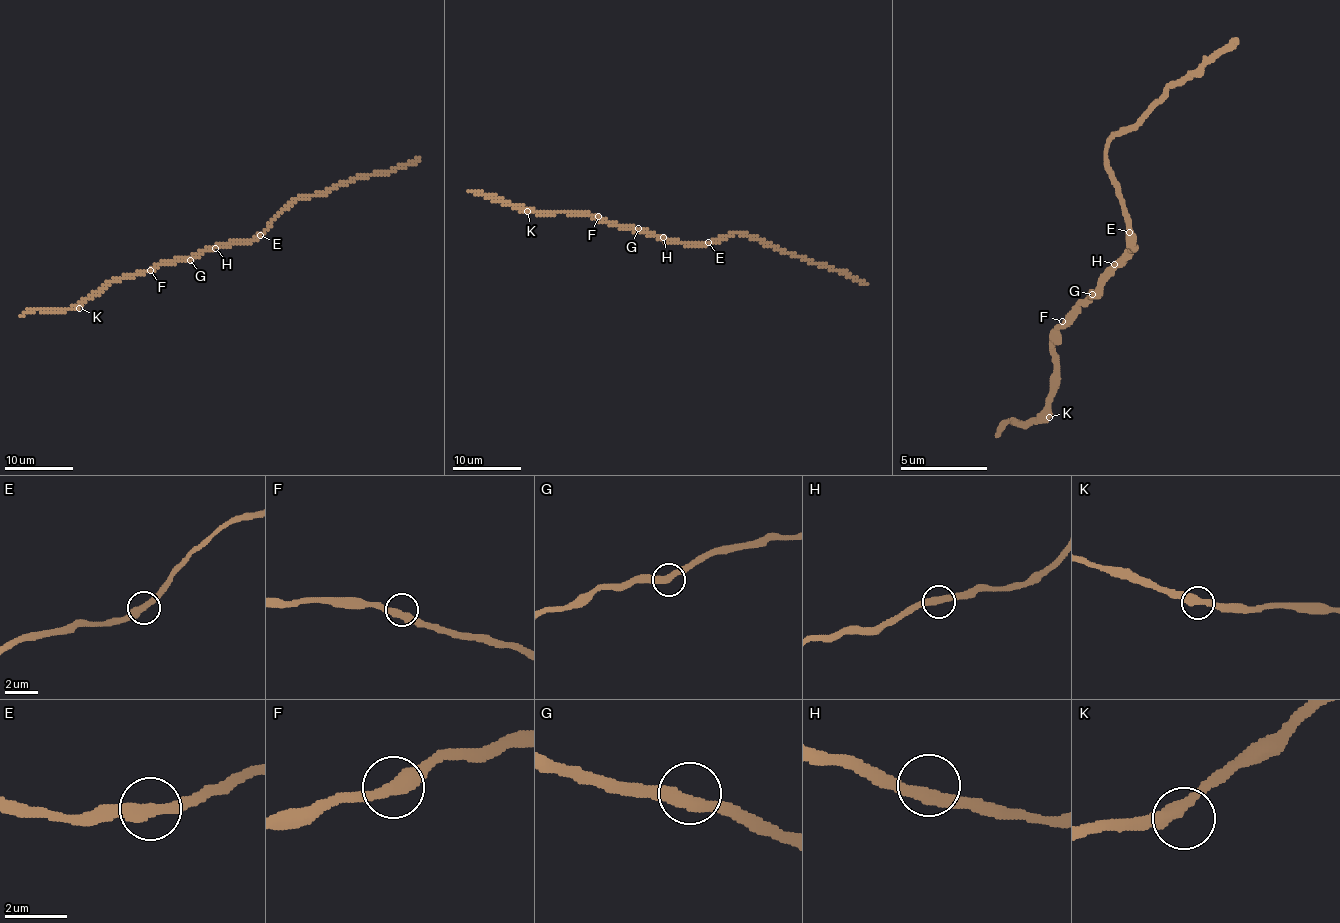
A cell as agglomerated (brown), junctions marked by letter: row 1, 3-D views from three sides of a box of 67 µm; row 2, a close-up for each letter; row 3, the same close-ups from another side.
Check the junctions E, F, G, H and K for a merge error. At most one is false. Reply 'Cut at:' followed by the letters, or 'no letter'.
Cut at: no letter

